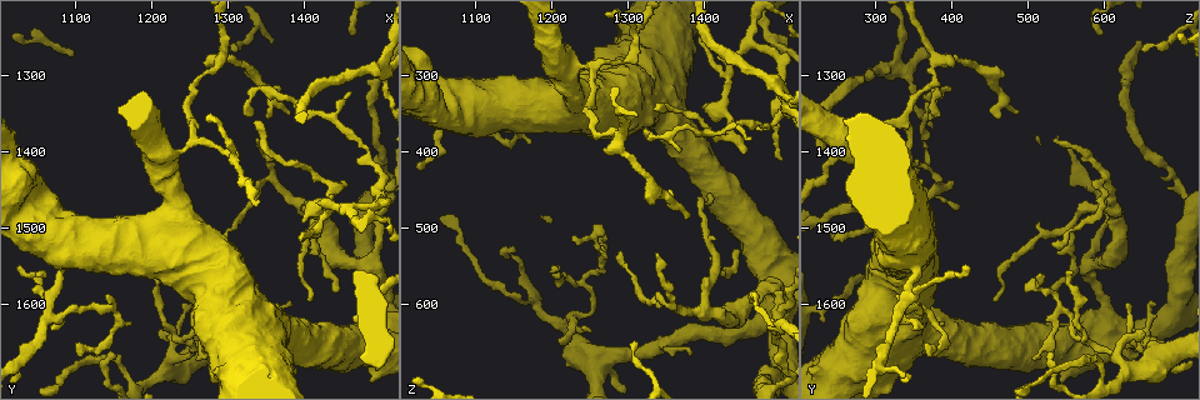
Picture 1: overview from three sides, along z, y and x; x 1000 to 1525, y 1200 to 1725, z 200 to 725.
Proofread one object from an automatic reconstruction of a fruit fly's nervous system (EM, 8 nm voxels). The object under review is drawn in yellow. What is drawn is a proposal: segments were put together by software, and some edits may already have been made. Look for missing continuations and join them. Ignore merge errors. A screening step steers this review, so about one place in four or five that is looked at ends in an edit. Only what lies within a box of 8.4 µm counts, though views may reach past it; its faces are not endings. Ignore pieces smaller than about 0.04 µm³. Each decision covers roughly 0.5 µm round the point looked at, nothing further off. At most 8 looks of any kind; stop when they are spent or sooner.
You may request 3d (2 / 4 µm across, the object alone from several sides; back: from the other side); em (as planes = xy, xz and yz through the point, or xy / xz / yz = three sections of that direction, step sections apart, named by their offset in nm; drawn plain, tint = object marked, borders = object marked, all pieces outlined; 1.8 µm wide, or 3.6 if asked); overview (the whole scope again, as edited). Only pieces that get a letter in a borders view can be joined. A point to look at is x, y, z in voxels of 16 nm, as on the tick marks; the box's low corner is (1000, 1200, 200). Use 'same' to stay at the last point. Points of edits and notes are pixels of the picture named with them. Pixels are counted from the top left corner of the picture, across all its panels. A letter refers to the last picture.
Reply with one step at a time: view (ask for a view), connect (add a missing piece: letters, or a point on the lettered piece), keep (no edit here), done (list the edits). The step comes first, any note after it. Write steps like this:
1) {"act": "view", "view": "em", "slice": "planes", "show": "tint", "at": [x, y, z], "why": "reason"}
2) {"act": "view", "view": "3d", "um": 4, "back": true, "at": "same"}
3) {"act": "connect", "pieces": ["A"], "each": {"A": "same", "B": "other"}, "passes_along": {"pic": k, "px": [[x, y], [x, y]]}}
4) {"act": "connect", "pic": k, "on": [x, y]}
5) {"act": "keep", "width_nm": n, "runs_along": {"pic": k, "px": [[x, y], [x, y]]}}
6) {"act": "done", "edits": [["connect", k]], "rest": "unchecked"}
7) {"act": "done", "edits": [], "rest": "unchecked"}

{"act": "view", "view": "3d", "um": 4, "at": [1225, 1690, 635], "why": "thin arm on a thick one"}

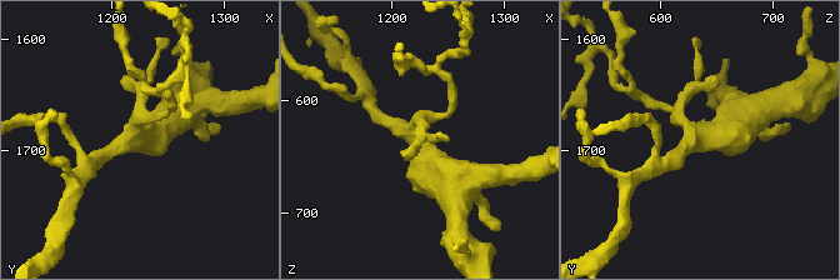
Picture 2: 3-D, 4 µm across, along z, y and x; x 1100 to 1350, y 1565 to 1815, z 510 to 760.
{"act": "view", "view": "em", "slice": "yz", "step": 4, "show": "borders", "at": [1222, 1690, 638]}

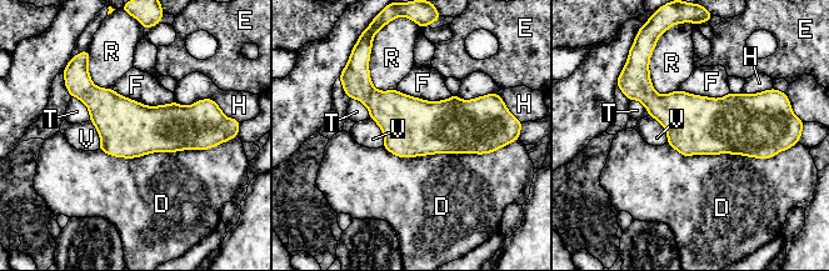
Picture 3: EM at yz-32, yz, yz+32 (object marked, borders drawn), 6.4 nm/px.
{"act": "view", "view": "em", "slice": "planes", "show": "borders", "at": "same", "why": "cut it another way"}

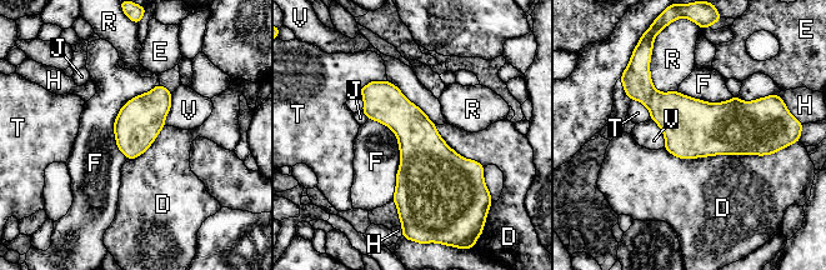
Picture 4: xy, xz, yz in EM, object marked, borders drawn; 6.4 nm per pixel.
{"act": "keep", "width_nm": 280, "each": {"D": "other", "E": "other", "F": "other", "H": "other", "J": "other", "R": "other", "T": "other", "V": "other"}, "border": {"pic": 4, "px": [[369, 118], [398, 140], [391, 200]]}, "found": "no lettered piece goes on from it"}

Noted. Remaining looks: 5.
{"act": "view", "view": "3d", "um": 4, "at": [1480, 1390, 370], "why": "narrows sharply"}

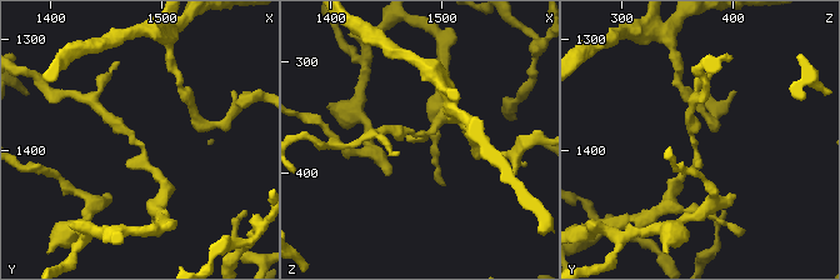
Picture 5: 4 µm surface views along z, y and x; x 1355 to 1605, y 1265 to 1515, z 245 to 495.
{"act": "view", "view": "em", "slice": "xz", "step": 4, "show": "tint", "at": [1478, 1394, 364]}

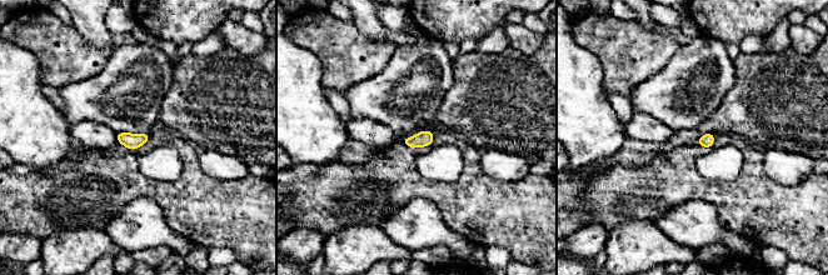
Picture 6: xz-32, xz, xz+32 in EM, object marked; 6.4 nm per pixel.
{"act": "view", "view": "em", "slice": "planes", "show": "borders", "at": "same"}

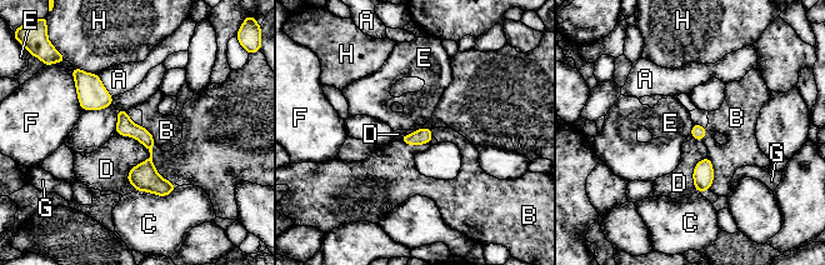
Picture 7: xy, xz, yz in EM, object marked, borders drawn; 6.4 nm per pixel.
{"act": "keep", "longest_contact_nm": ["D", 500], "each": {"A": "other", "B": "other", "C": "other", "D": "other", "E": "other", "F": "other", "G": "other", "H": "other"}, "runs_along": {"pic": 7, "px": [[121, 113], [149, 144], [149, 175], [165, 191]]}, "found": "none of them fits"}

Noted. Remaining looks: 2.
{"act": "view", "view": "em", "slice": "yz", "step": 4, "show": "borders", "at": [1370, 1350, 485], "why": "thin end"}

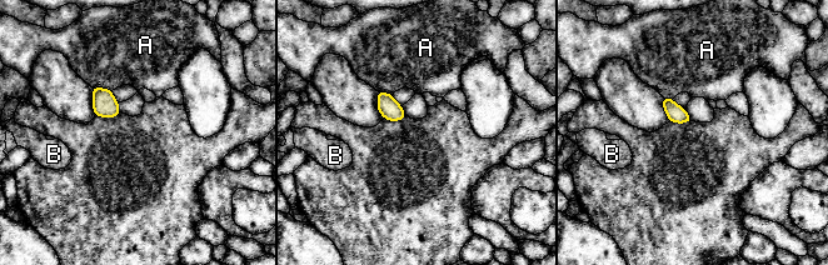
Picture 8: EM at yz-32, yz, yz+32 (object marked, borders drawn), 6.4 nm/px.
{"act": "view", "view": "em", "slice": "planes", "show": "borders", "at": "same"}

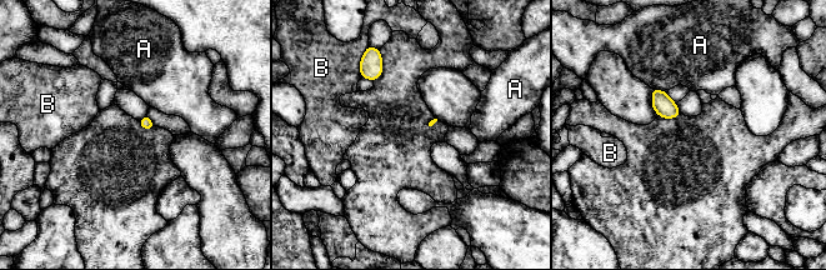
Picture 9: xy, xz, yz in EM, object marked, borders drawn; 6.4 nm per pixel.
{"act": "keep", "each": {"A": "other", "B": "other"}, "border": {"pic": 9, "px": [[652, 88], [666, 93]]}, "found": "no lettered piece goes on from it"}

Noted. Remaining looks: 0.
{"act": "done", "edits": [], "rest": "unchecked"}

